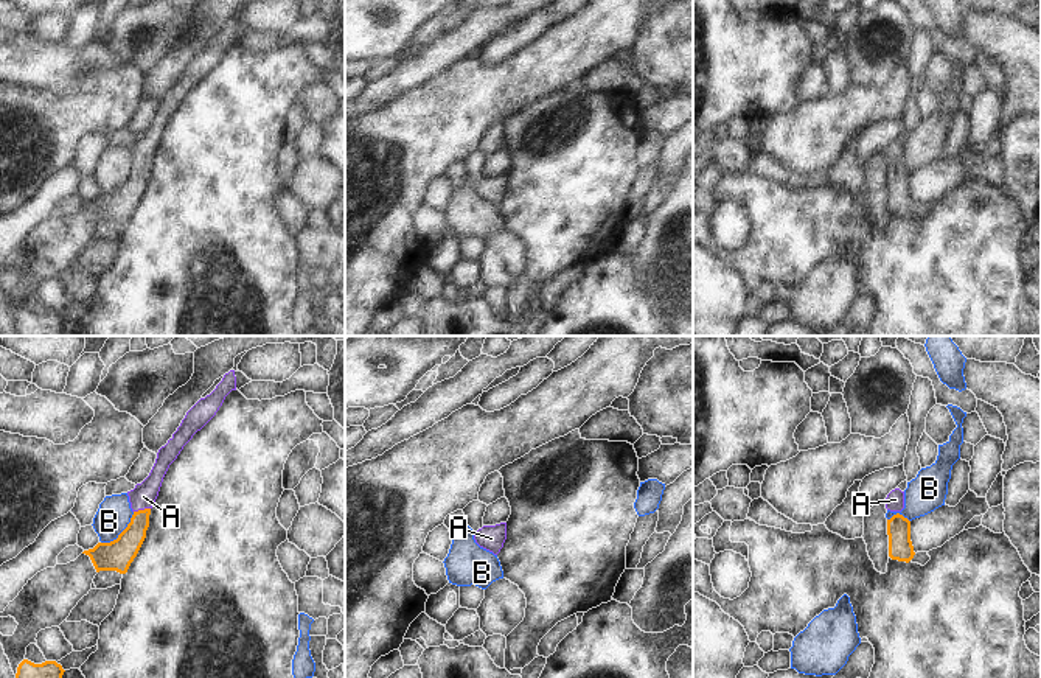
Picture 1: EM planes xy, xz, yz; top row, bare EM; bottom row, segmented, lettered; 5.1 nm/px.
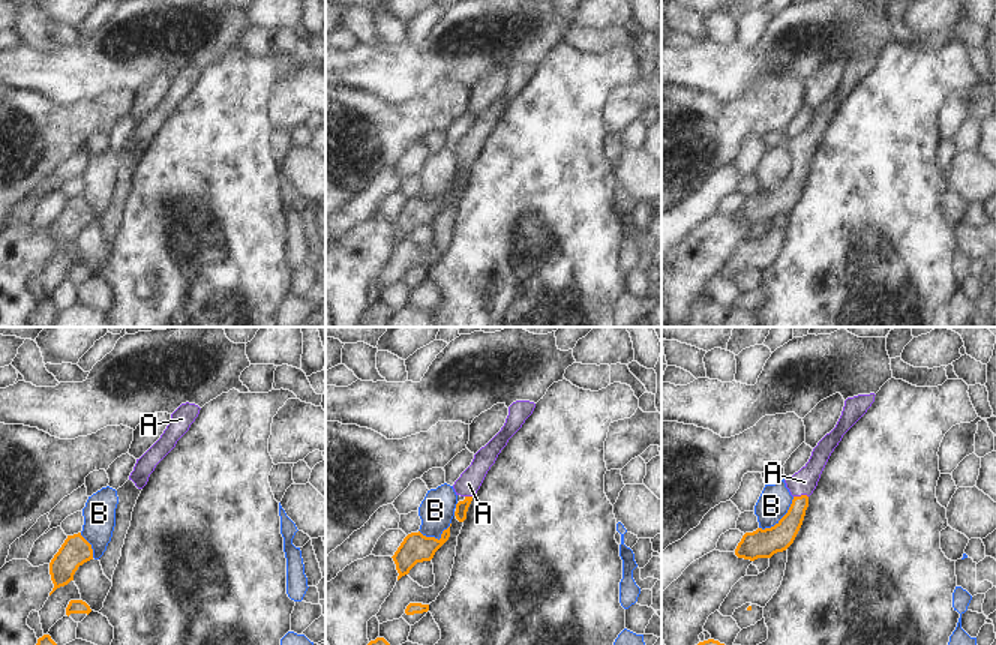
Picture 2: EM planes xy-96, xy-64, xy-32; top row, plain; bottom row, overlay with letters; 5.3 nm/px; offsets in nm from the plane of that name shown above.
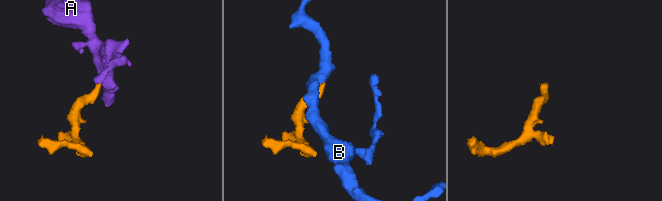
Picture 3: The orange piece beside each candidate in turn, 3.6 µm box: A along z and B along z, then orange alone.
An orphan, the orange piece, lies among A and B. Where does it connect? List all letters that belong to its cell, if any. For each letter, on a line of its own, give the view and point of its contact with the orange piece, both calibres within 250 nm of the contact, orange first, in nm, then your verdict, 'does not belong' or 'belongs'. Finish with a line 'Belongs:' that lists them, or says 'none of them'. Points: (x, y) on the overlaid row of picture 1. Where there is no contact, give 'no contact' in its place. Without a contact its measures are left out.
A: xy (142, 510) | 150/130 nm | belongs
B: xy (121, 532) | 160/170 nm | does not belong
Belongs: A

